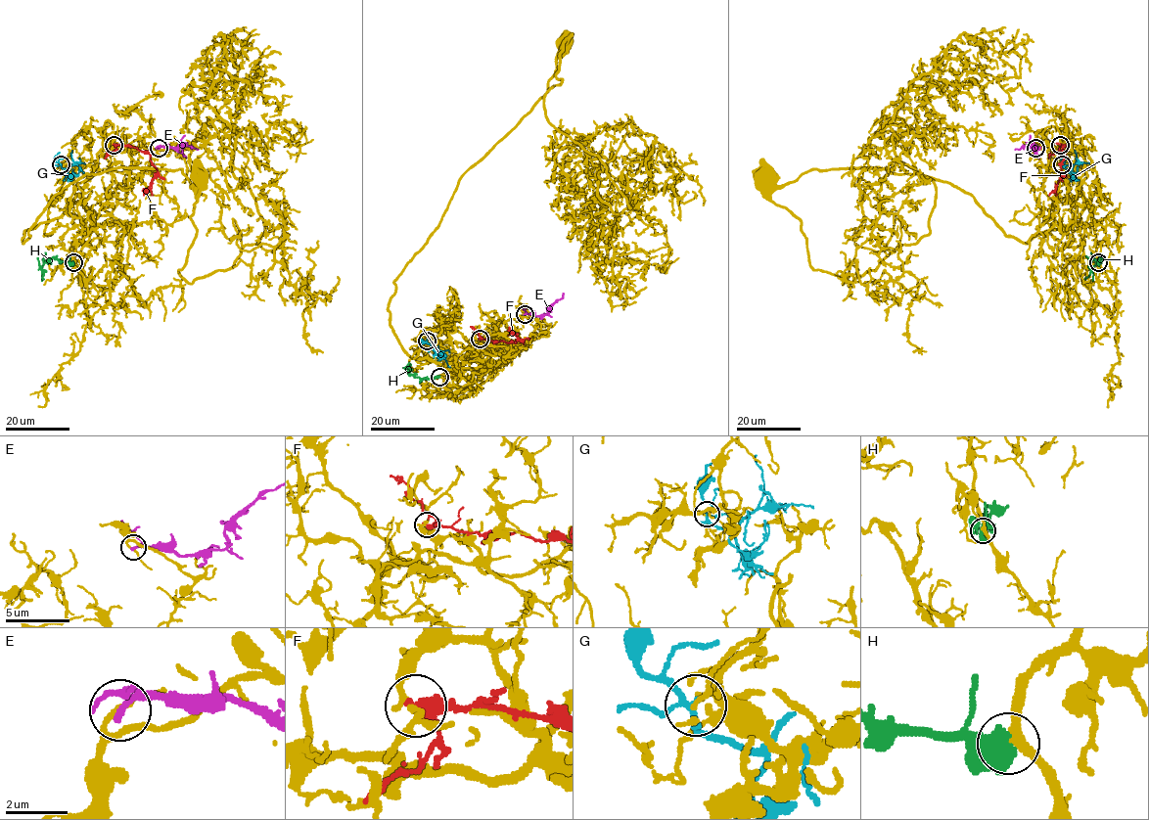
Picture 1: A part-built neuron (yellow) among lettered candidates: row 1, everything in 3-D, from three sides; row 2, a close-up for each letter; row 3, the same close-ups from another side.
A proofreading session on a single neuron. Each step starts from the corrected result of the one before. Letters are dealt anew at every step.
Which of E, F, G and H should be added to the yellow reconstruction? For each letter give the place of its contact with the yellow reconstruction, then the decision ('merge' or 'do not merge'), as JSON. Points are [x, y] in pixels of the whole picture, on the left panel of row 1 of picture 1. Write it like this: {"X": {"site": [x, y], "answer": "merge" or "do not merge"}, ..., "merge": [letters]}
{"E": {"site": [159, 148], "answer": "do not merge"}, "F": {"site": [114, 145], "answer": "do not merge"}, "G": {"site": [61, 164], "answer": "do not merge"}, "H": {"site": [73, 262], "answer": "merge"}, "merge": ["H"]}

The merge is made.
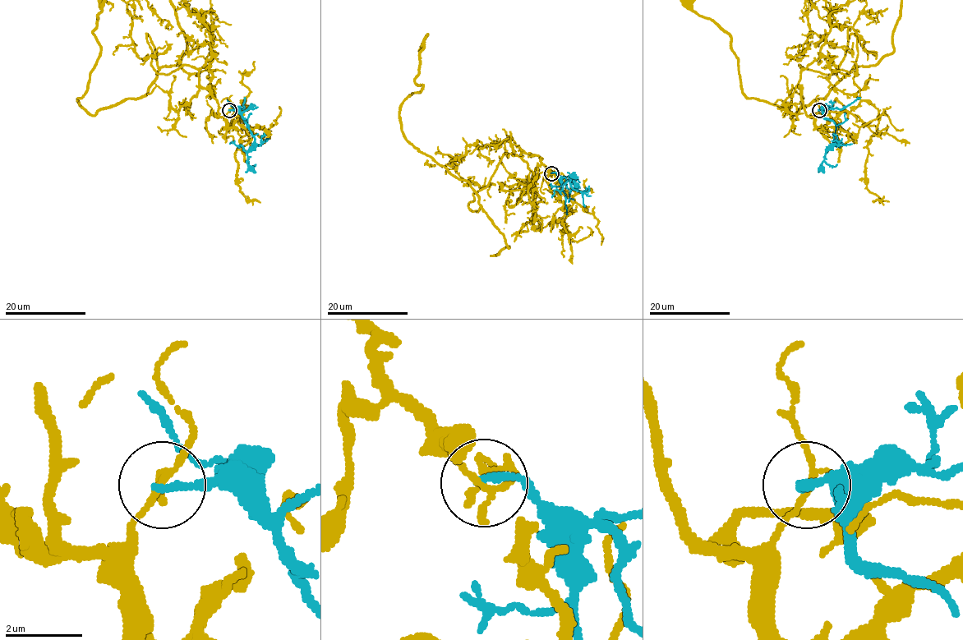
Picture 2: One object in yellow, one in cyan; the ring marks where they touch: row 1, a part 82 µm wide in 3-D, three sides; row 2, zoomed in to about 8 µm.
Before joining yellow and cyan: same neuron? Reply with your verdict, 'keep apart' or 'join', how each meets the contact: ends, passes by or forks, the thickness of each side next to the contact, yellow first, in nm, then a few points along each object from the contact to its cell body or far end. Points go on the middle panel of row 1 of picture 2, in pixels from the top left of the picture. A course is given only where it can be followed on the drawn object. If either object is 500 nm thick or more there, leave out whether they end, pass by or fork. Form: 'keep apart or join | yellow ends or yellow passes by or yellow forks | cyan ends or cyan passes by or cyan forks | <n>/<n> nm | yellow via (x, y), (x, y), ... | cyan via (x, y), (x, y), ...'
keep apart | yellow forks | cyan ends | 120/200 nm | yellow via (552, 172), (505, 154), (468, 207), (478, 211), (479, 195), (400, 121), (421, 88), (424, 41) | cyan via (552, 172), (563, 177), (568, 188), (576, 188), (568, 181), (559, 191), (555, 190), (552, 197)

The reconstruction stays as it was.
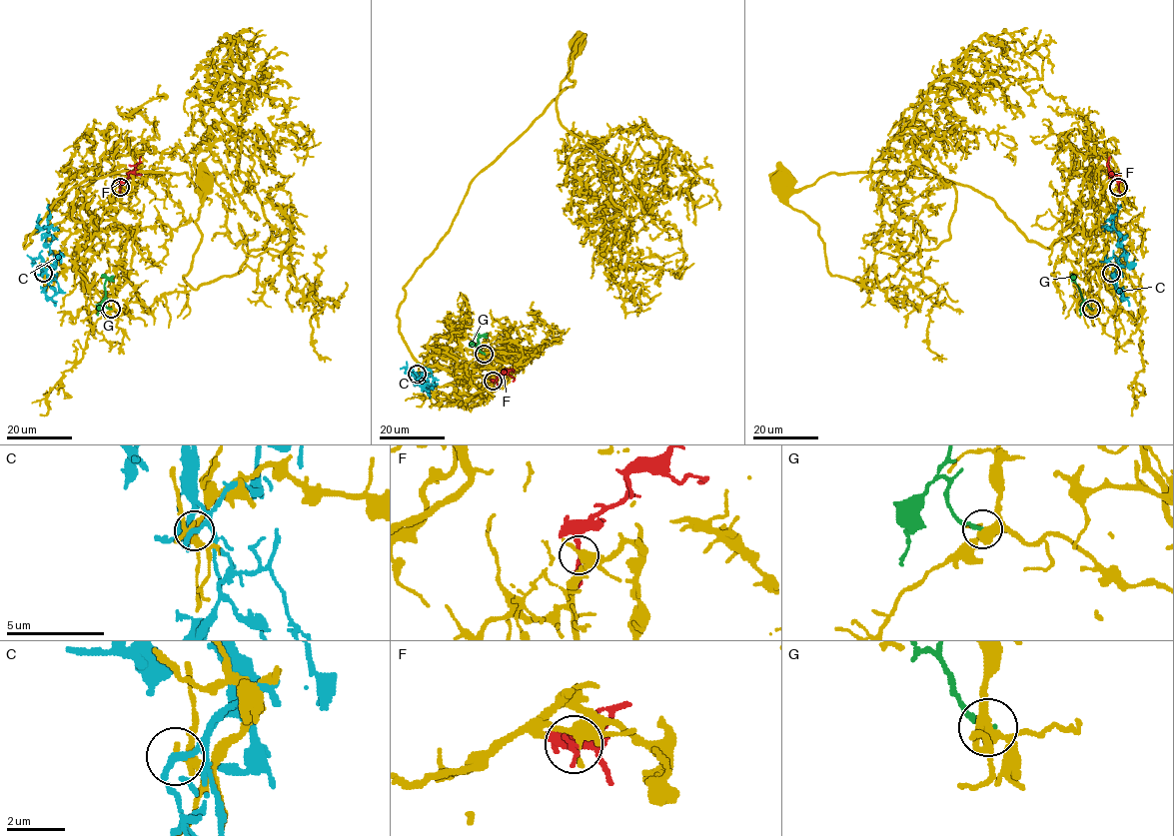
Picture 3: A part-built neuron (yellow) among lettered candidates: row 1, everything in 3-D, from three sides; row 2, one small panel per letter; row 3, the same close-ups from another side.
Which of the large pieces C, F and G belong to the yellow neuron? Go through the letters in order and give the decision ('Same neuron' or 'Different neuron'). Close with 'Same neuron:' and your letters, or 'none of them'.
C: Different neuron
F: Different neuron
G: Different neuron
Same neuron: none of them

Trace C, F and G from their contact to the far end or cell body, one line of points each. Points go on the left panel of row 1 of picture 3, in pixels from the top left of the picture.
C: (43, 273), (50, 266), (54, 267), (52, 252), (46, 244), (49, 205)
F: (120, 187), (141, 157)
G: (111, 309), (103, 300), (104, 284), (113, 276)

